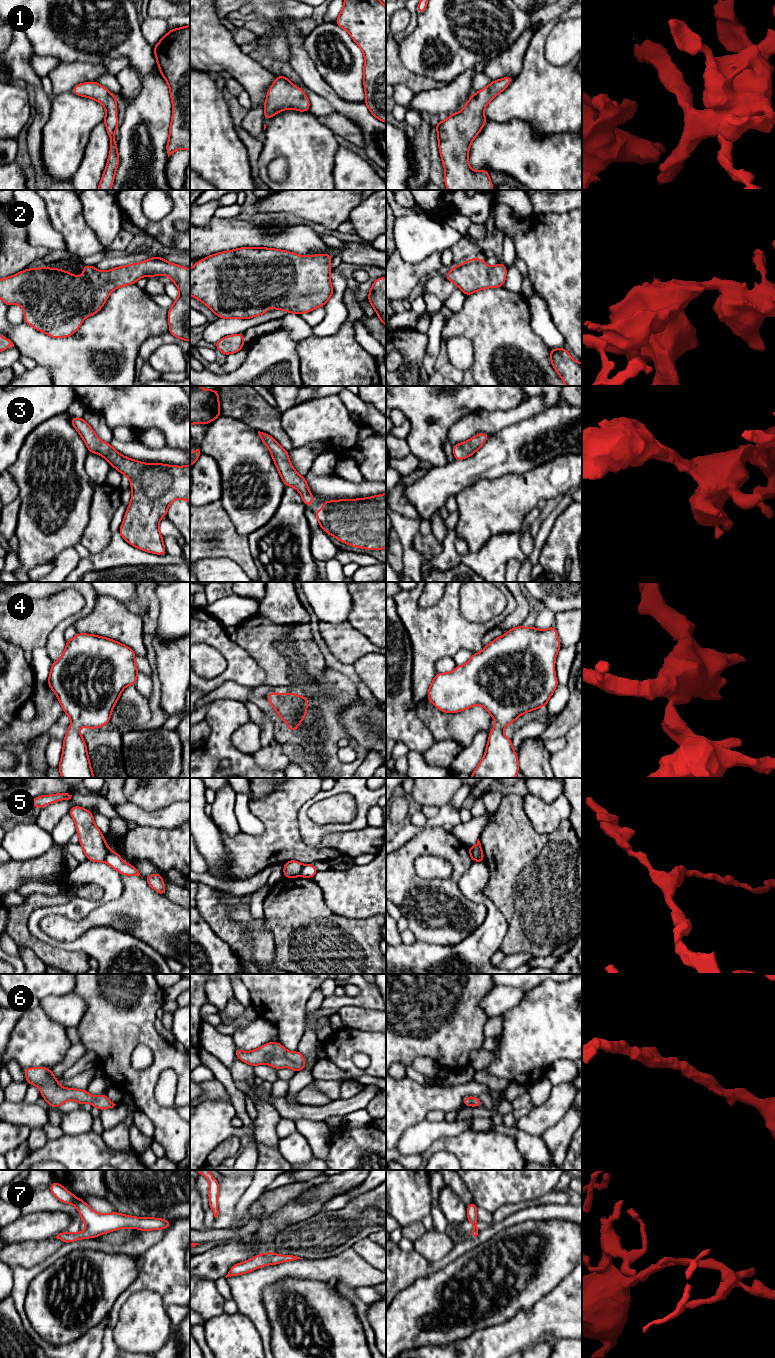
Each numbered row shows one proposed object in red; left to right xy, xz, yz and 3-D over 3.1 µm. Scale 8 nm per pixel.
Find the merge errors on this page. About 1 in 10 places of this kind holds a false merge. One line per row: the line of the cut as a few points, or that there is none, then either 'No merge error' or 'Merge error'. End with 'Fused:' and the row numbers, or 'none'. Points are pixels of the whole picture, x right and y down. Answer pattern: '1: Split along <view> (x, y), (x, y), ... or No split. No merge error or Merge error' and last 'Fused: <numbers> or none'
1: No split. No merge error
2: No split. No merge error
3: No split. No merge error
4: No split. No merge error
5: Split along xy (109, 850), (104, 861). Merge error
6: No split. No merge error
7: No split. No merge error
Fused: 5

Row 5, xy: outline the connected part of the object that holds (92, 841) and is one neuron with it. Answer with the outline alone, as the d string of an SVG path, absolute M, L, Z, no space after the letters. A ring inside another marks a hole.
M73 806L69 815L76 824L76 833L80 838L79 844L83 848L86 859L93 862L105 862L110 849L103 834L94 823L91 810Z

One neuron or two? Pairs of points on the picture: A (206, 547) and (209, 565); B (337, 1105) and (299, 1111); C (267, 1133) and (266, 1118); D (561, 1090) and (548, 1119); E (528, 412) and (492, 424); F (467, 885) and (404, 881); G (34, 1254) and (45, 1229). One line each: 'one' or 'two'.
A: two
B: one
C: one
D: one
E: one
F: two
G: two

